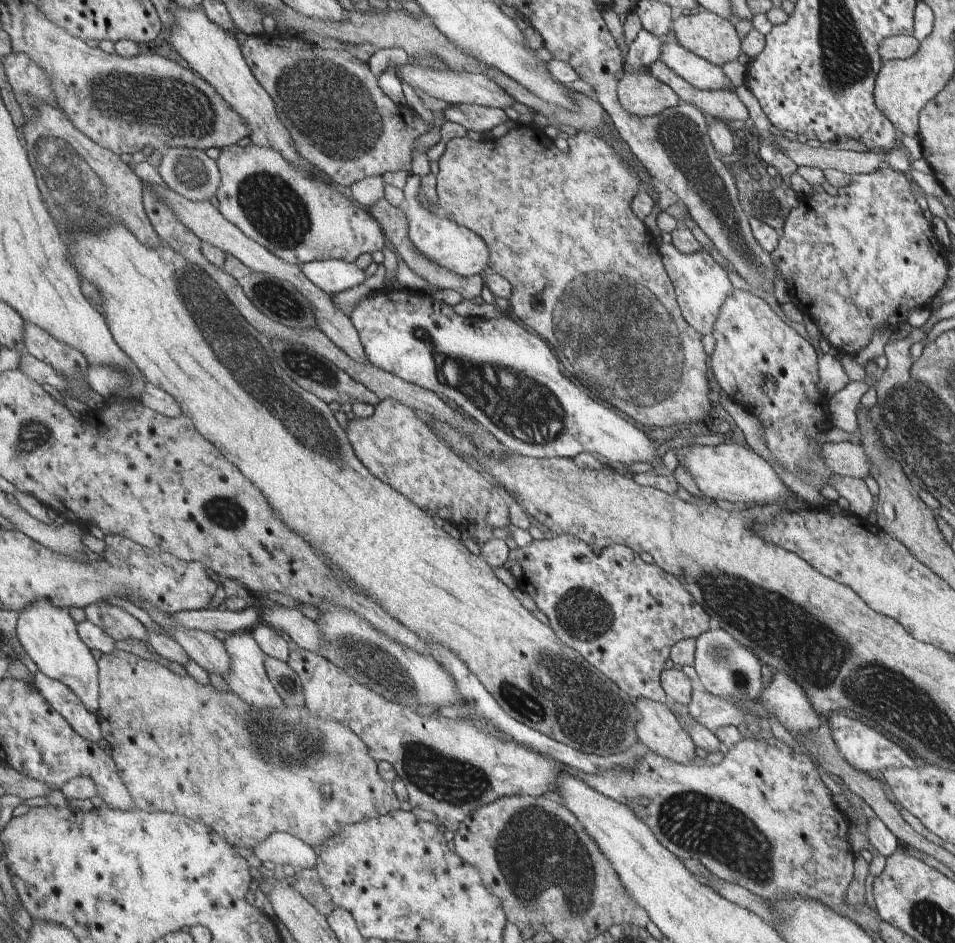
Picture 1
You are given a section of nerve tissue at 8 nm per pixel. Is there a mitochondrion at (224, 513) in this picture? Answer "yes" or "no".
yes

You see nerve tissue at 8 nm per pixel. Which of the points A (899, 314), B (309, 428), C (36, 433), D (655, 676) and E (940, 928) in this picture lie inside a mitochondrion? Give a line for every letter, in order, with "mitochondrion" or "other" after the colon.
A: other
B: mitochondrion
C: mitochondrion
D: other
E: mitochondrion

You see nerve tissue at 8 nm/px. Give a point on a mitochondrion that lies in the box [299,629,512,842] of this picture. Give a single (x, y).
(449, 780)

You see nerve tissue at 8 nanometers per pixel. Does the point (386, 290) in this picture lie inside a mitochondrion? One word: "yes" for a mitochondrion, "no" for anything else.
no

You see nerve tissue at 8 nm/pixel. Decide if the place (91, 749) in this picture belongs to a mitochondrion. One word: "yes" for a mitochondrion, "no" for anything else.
no

